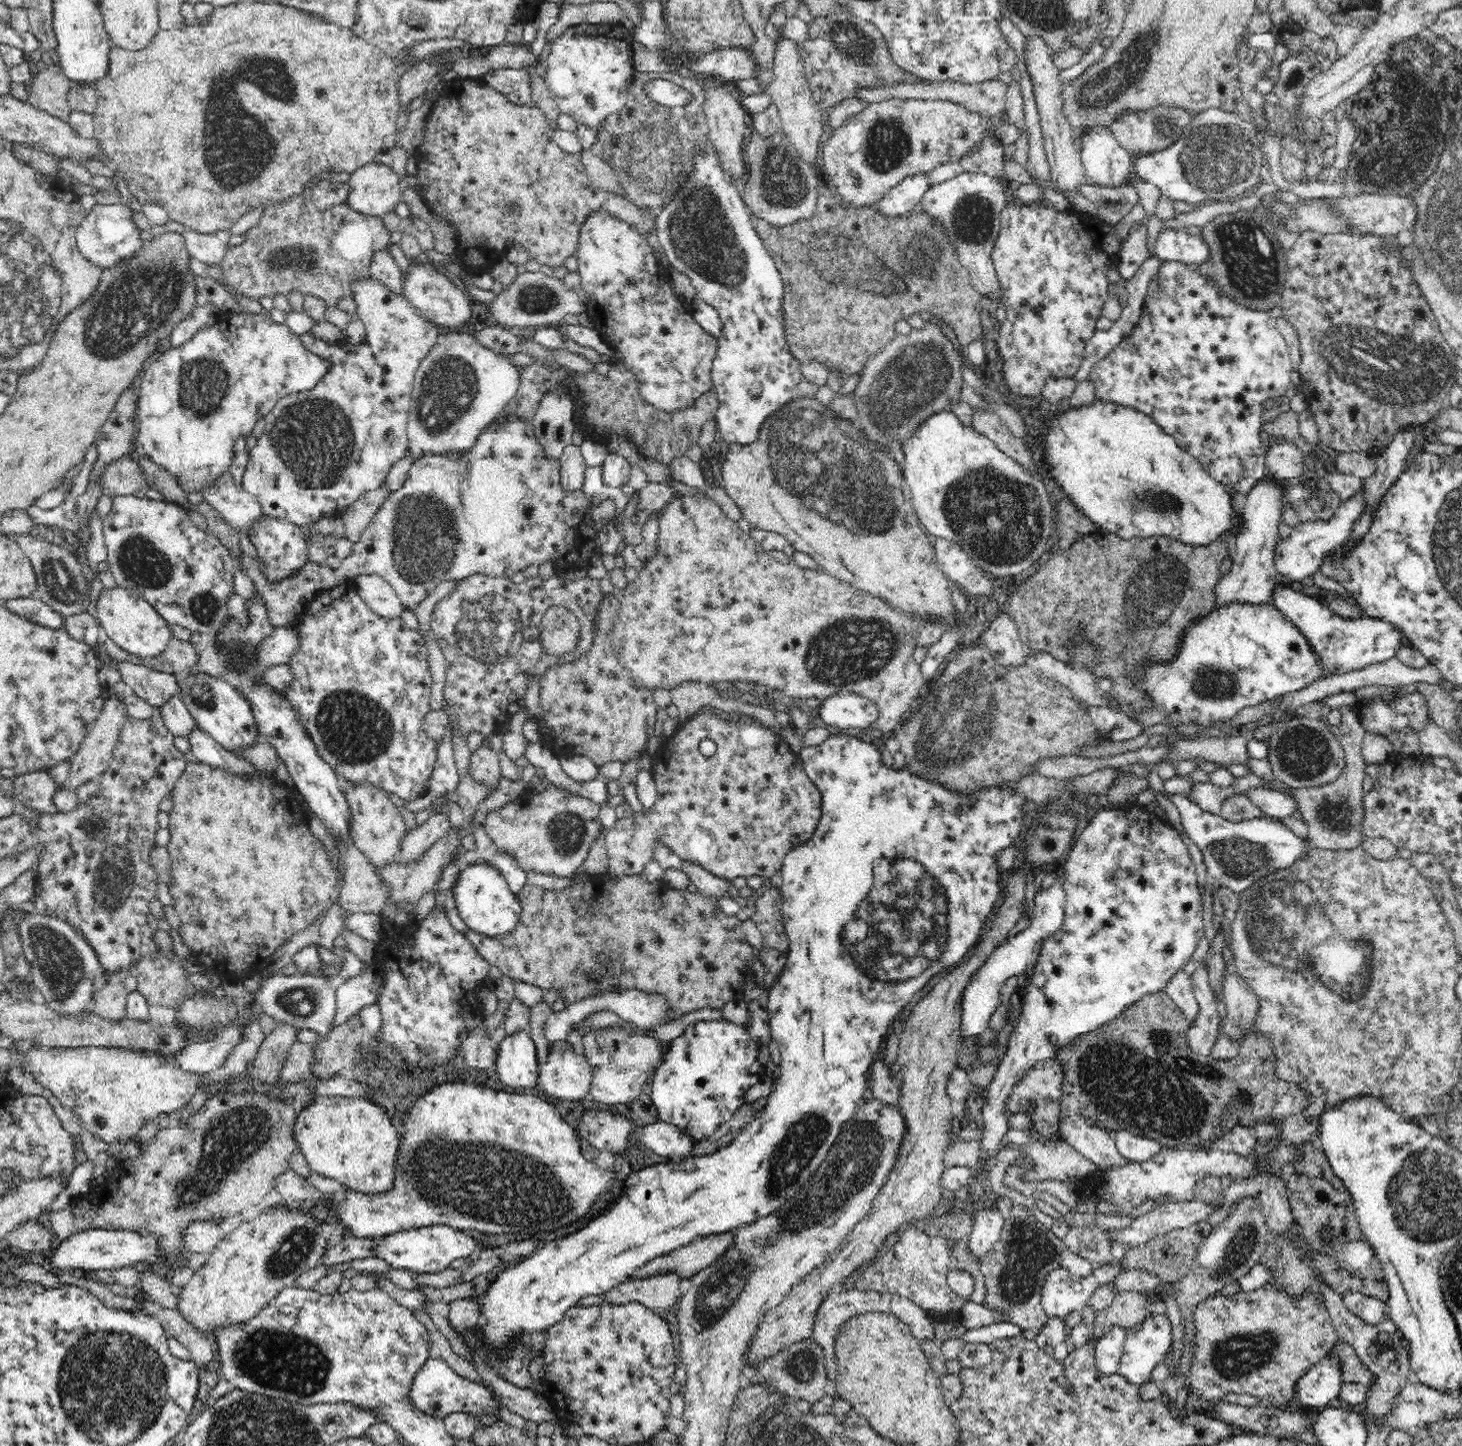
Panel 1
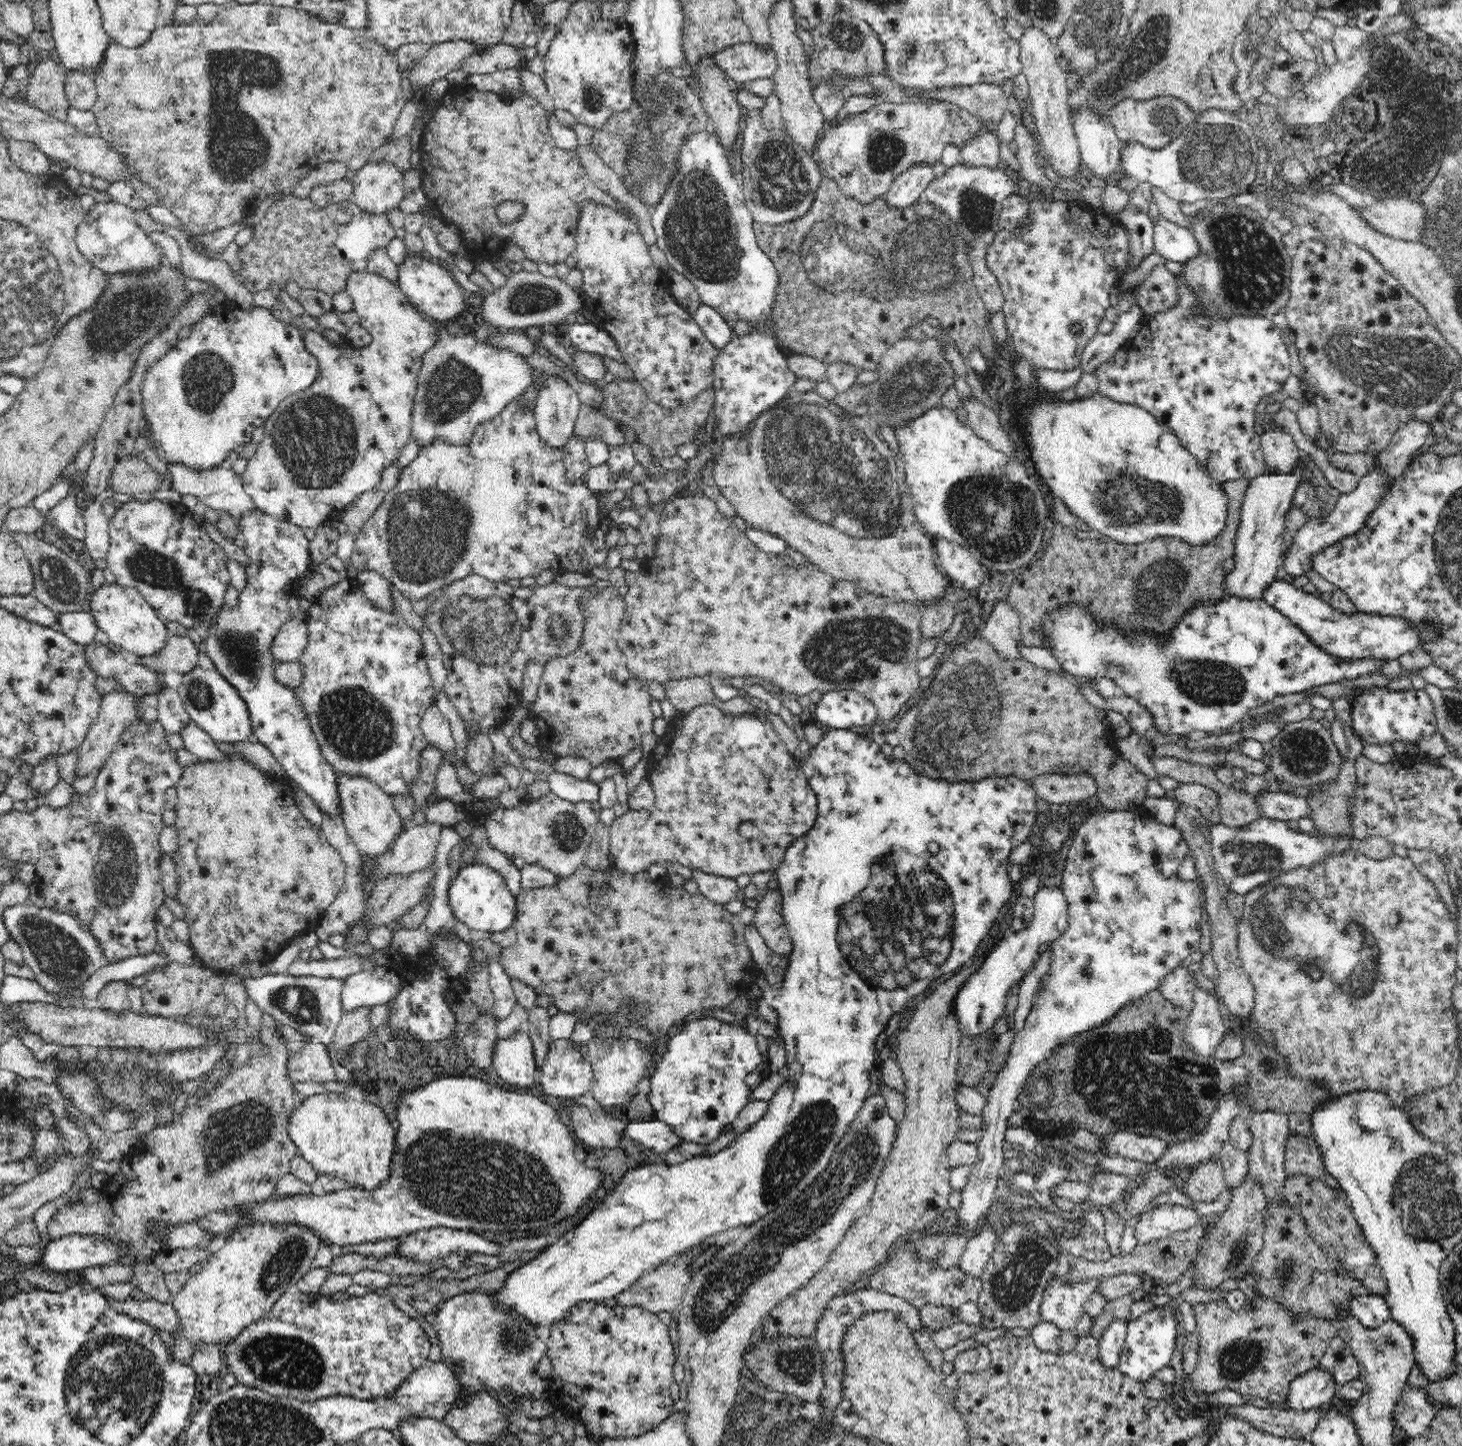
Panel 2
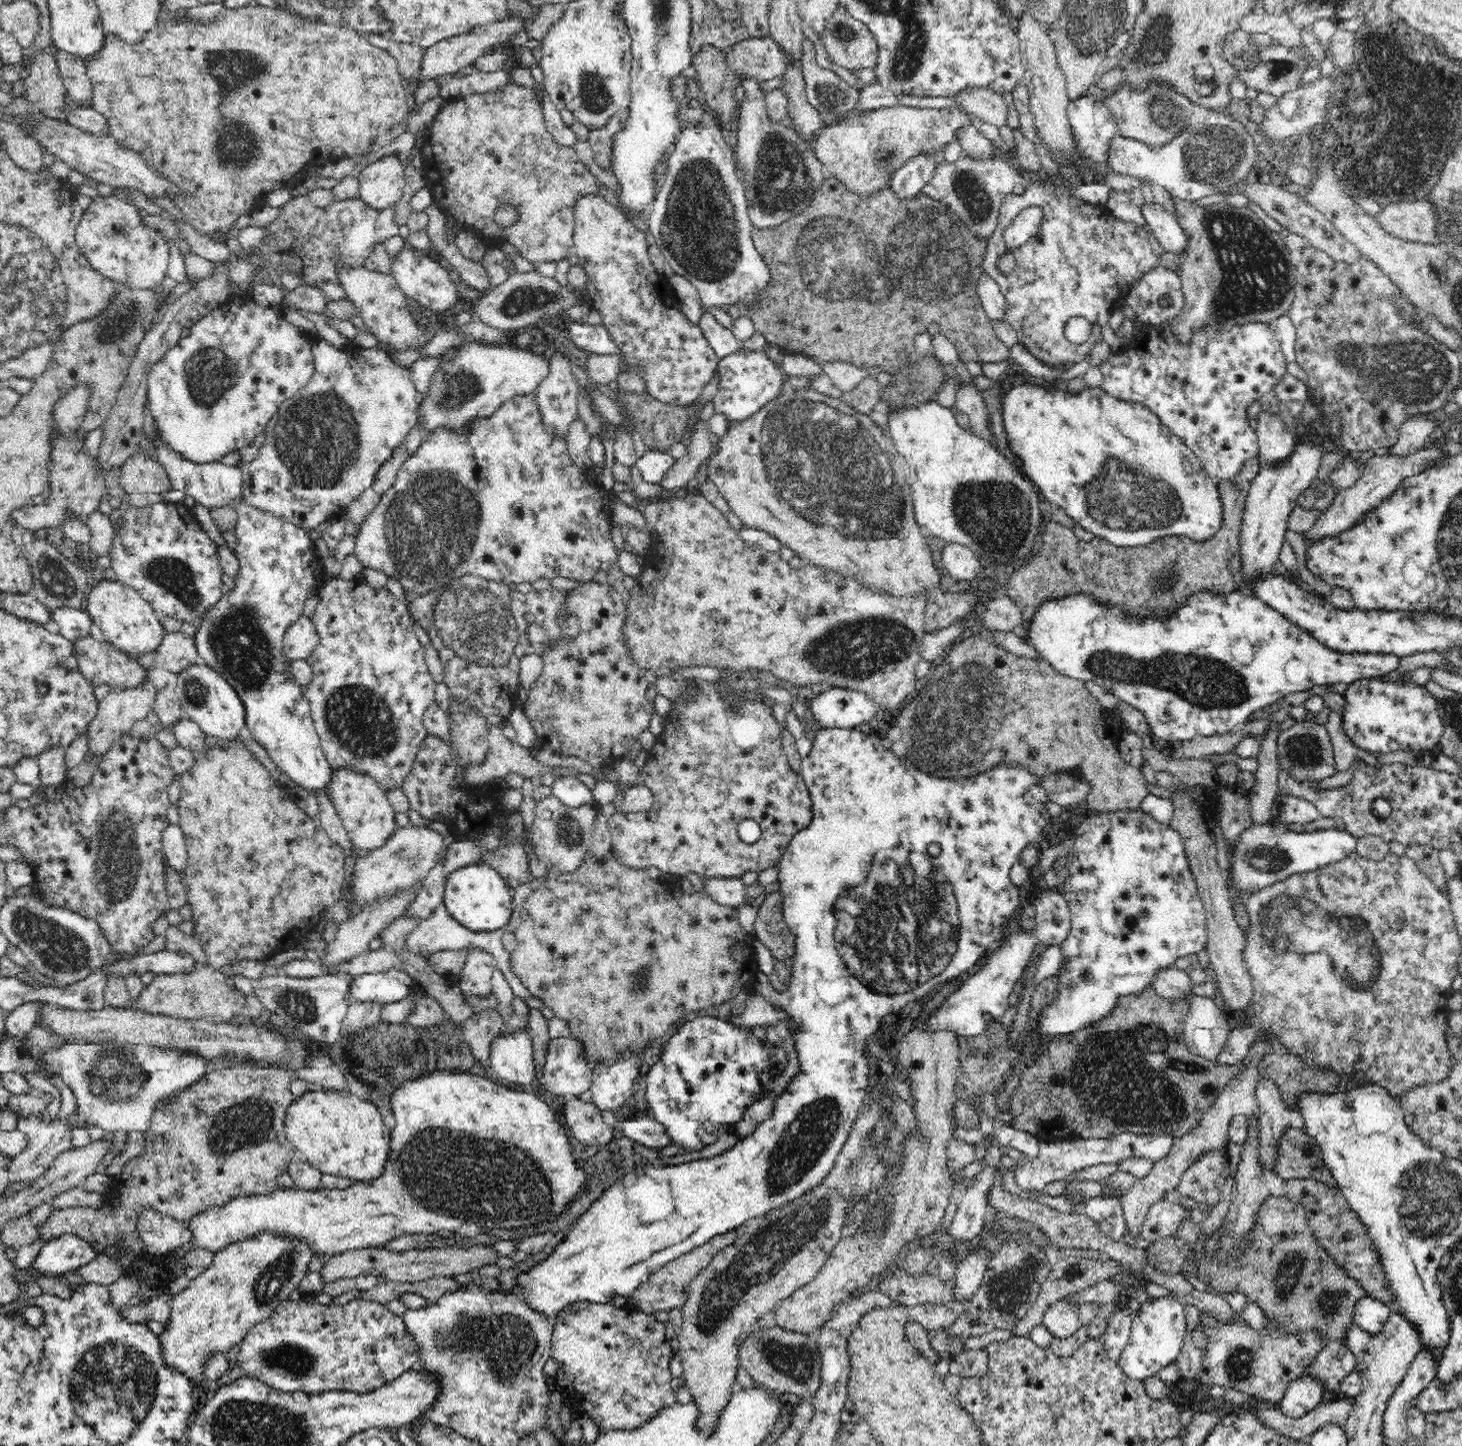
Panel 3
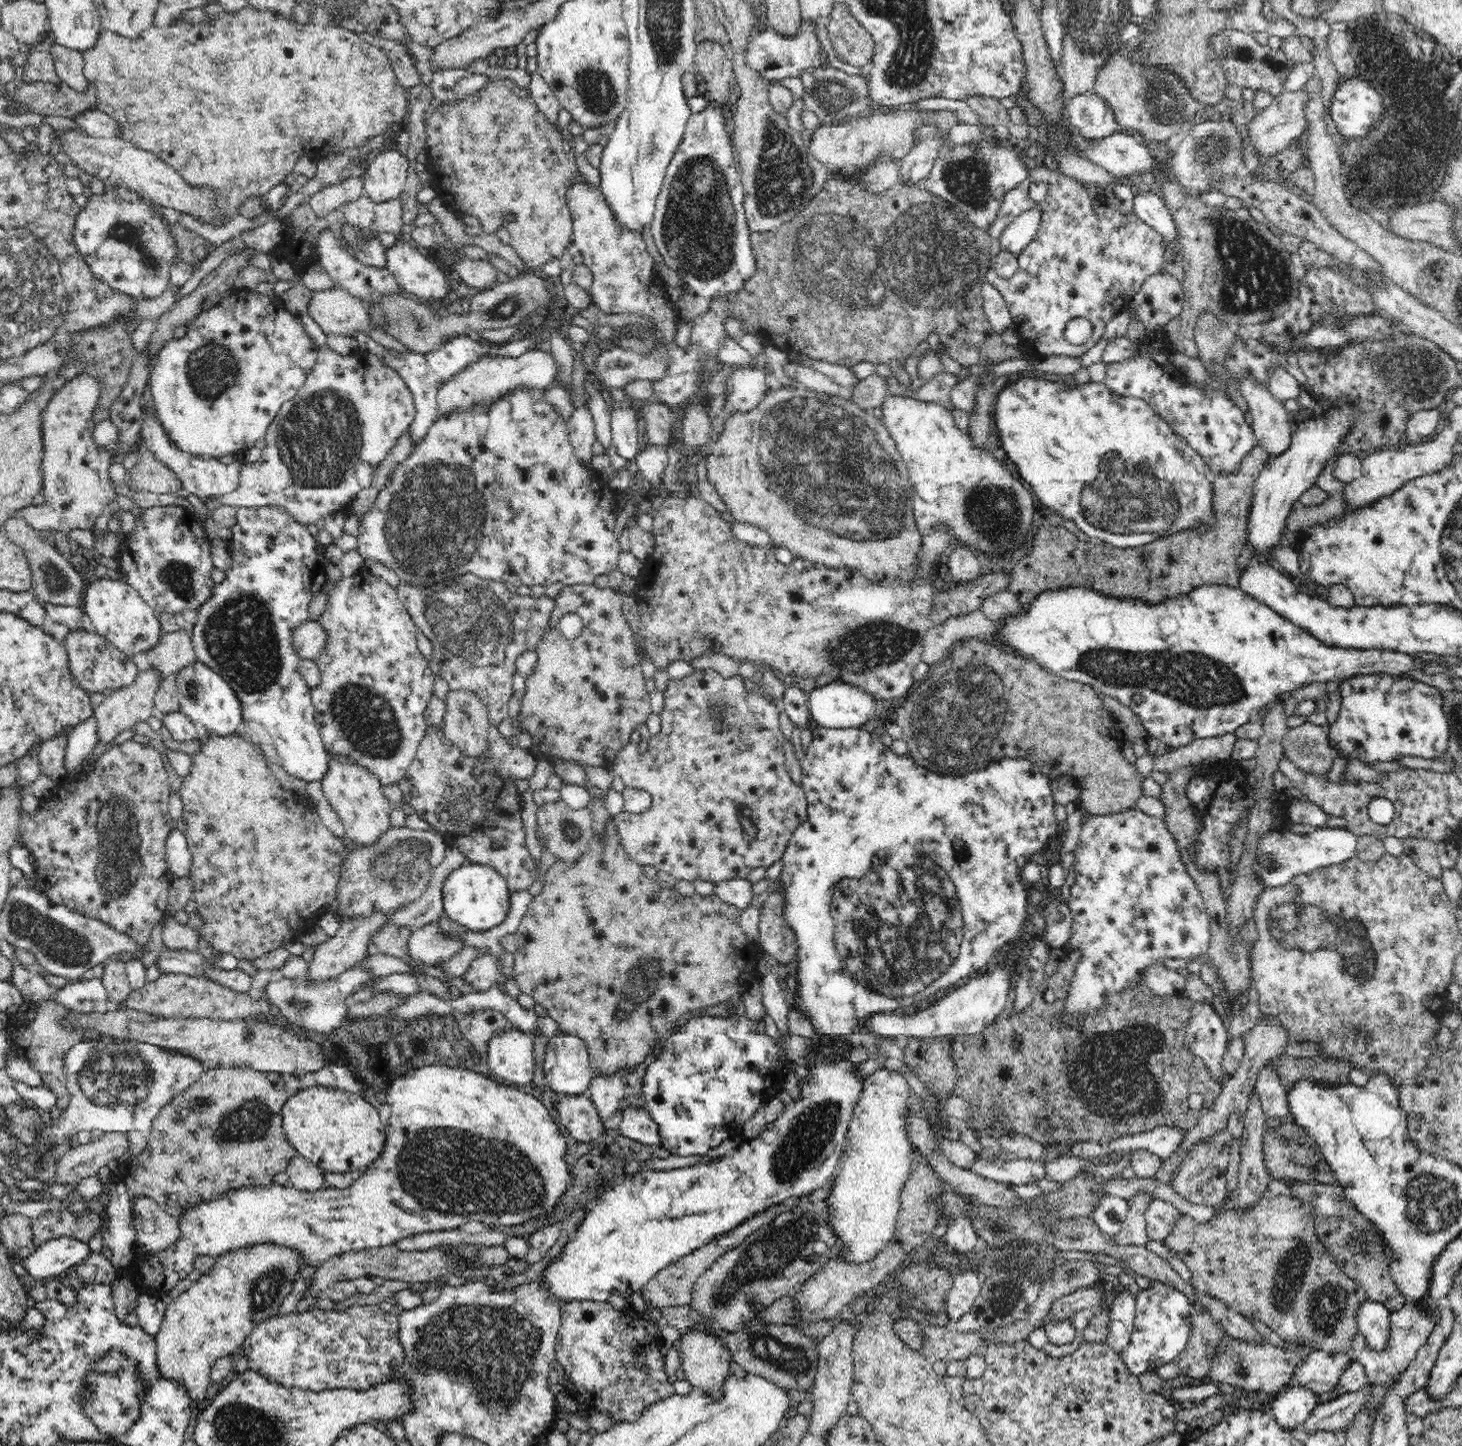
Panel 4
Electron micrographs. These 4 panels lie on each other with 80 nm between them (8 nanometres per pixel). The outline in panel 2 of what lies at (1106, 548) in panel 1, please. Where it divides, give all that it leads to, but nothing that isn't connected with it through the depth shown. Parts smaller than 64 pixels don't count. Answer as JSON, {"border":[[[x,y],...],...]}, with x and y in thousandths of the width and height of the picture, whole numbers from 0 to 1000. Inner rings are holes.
{"border":[[[845,331],[843,333],[840,333],[836,335],[839,342],[841,346],[841,353],[840,353],[840,364],[837,365],[837,367],[834,369],[834,371],[827,376],[822,378],[815,378],[811,377],[808,374],[806,374],[803,372],[799,371],[793,371],[791,373],[787,373],[787,374],[778,376],[767,376],[762,373],[754,370],[754,369],[748,369],[744,373],[738,373],[737,371],[733,370],[733,368],[728,366],[728,364],[724,364],[720,368],[720,372],[718,375],[718,381],[715,384],[714,387],[711,387],[710,389],[707,389],[704,391],[705,393],[700,393],[698,397],[697,400],[695,400],[695,402],[692,405],[691,411],[688,417],[691,418],[691,421],[694,422],[694,424],[696,424],[696,429],[698,434],[698,443],[700,444],[700,447],[703,448],[714,448],[718,451],[721,451],[721,447],[719,445],[719,436],[716,436],[715,434],[715,430],[718,429],[720,424],[722,423],[726,423],[729,420],[737,420],[739,423],[741,423],[741,425],[744,425],[744,428],[748,431],[748,434],[751,436],[756,436],[756,435],[761,435],[766,439],[772,442],[775,442],[780,439],[780,441],[788,441],[793,447],[796,447],[795,444],[798,444],[800,441],[800,438],[804,436],[804,432],[808,430],[810,426],[815,423],[815,421],[818,420],[821,420],[822,418],[830,418],[833,418],[836,414],[838,414],[838,410],[837,408],[837,403],[838,401],[838,395],[836,393],[836,389],[843,385],[843,378],[845,369],[846,368],[847,362],[848,362],[848,354],[849,354],[849,348],[852,342],[852,339],[853,338],[854,332],[853,331]]]}

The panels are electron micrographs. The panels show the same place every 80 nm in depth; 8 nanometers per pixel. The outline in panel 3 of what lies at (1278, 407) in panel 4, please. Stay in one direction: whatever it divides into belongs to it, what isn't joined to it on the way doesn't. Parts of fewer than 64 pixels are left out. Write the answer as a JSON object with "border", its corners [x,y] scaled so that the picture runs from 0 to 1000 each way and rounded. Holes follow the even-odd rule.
{"border":[[[867,284],[860,288],[860,305],[863,320],[869,323],[880,319],[887,309],[886,301],[879,296],[876,288]]]}

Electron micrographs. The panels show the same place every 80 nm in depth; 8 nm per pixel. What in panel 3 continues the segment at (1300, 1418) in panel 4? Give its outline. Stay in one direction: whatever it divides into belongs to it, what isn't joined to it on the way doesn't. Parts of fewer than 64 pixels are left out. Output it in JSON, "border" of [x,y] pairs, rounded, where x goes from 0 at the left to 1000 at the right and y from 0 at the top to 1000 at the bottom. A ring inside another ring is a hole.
{"border":[[[892,950],[880,957],[875,974],[882,979],[891,979],[902,972],[910,968],[912,963],[910,960],[908,960],[908,956],[902,953],[902,951]]]}

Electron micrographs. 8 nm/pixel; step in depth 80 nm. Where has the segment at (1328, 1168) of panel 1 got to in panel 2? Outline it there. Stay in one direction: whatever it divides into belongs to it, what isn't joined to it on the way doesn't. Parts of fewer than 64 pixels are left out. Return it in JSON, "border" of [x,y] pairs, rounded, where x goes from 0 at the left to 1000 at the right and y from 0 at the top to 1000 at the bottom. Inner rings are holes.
{"border":[[[892,786],[882,786],[879,795],[879,807],[882,813],[895,813],[904,815],[912,822],[917,822],[916,817],[908,810],[906,799],[899,788]]]}

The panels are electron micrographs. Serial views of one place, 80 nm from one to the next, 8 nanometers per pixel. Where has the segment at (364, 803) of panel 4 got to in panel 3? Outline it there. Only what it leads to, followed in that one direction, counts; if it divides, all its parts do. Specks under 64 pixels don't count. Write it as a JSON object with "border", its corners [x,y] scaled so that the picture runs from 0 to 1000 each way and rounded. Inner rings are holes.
{"border":[[[237,532],[229,533],[227,536],[226,545],[226,554],[234,566],[240,582],[247,591],[256,589],[257,587],[261,586],[274,573],[269,566],[271,561],[267,557],[265,549],[254,537],[238,534]]]}

